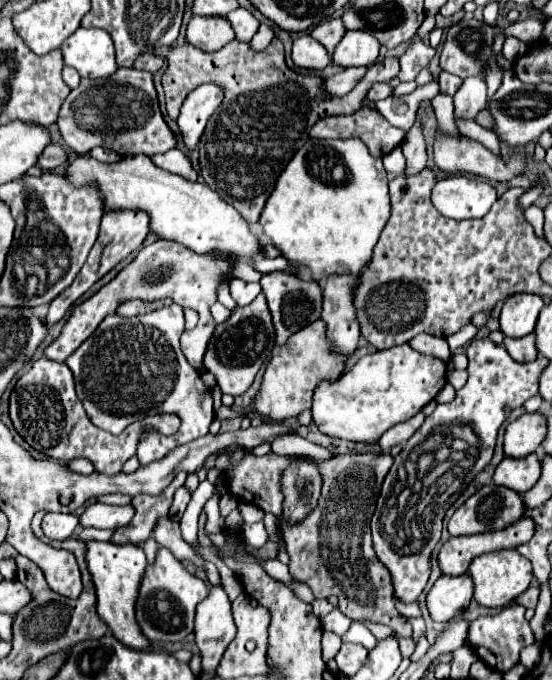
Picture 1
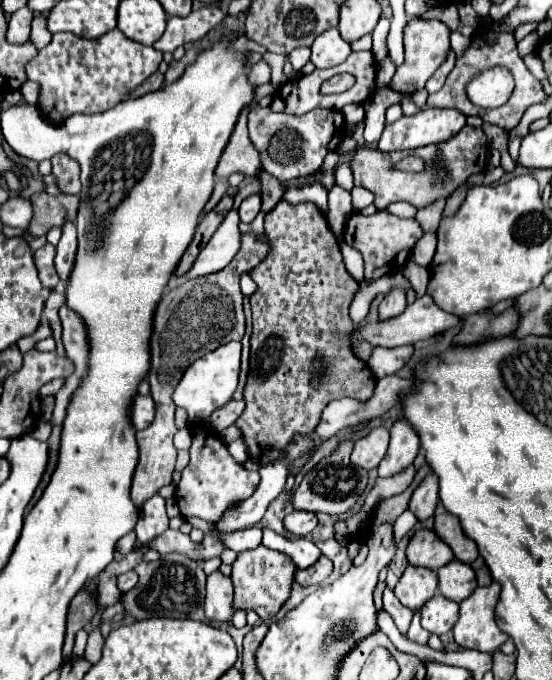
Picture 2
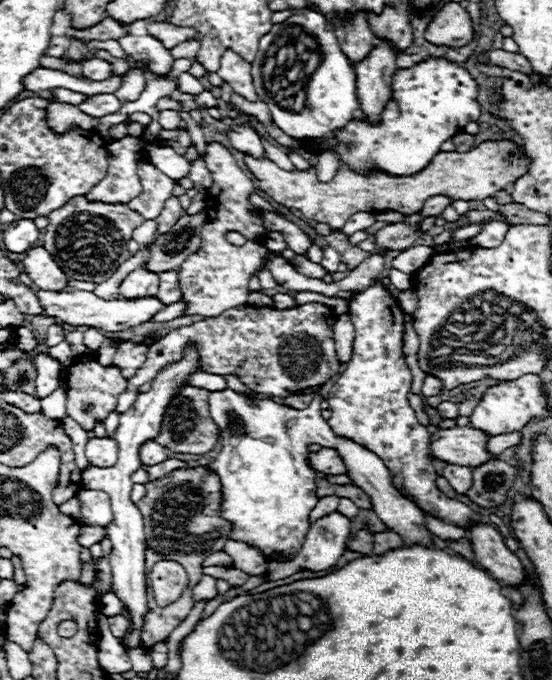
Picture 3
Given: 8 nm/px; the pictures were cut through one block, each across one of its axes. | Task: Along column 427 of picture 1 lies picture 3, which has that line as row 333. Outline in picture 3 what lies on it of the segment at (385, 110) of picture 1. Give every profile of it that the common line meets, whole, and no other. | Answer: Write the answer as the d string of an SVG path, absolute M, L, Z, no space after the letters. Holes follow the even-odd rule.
M88 328L86 332L84 332L84 344L86 344L86 348L100 348L102 346L102 342L104 342L104 334L100 332L100 330L96 330L96 328Z

